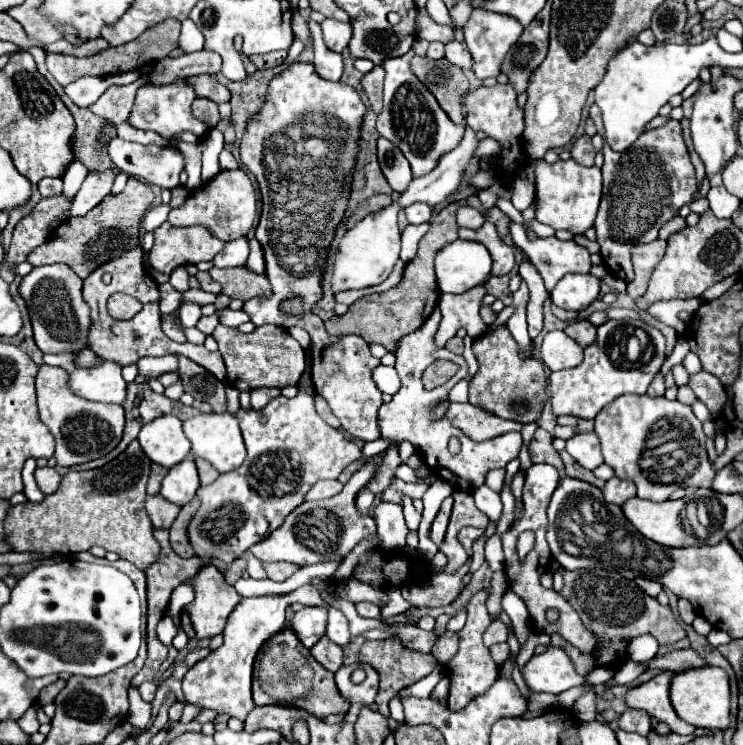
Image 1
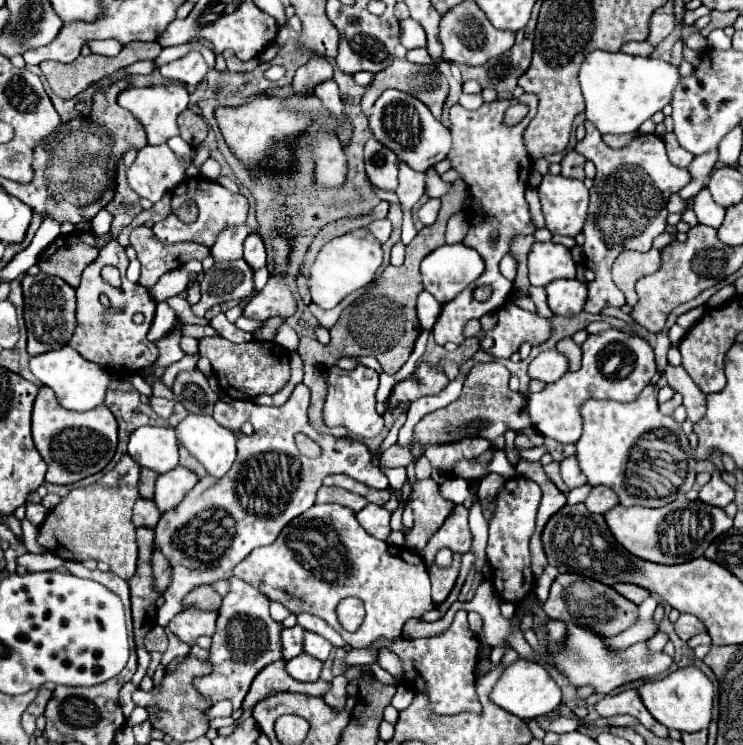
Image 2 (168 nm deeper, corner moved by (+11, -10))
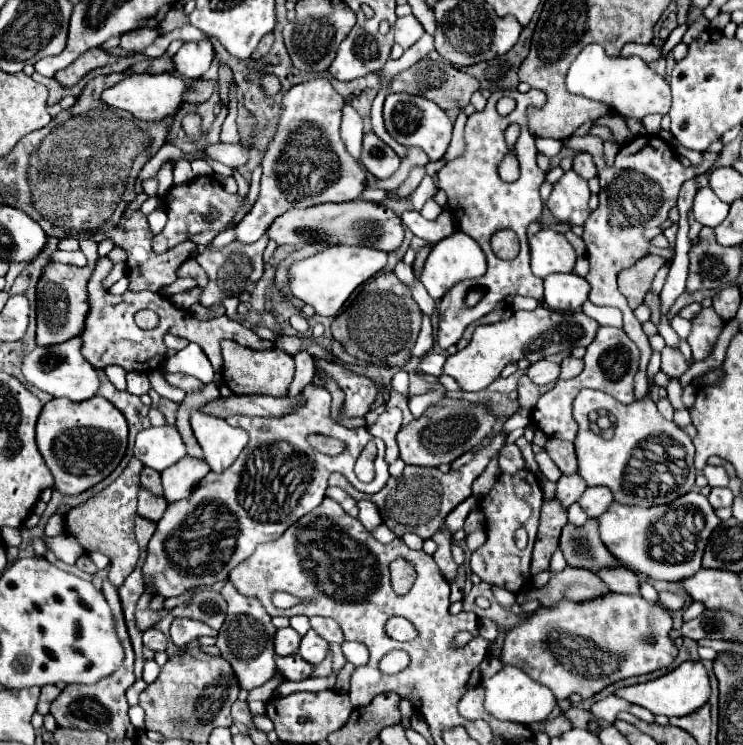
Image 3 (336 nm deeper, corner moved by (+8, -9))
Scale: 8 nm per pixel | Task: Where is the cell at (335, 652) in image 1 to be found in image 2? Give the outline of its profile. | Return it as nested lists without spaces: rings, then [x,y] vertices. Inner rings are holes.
[[[298,654],[296,658],[286,662],[286,672],[300,682],[316,682],[320,678],[322,662],[316,658],[308,658],[308,654]]]

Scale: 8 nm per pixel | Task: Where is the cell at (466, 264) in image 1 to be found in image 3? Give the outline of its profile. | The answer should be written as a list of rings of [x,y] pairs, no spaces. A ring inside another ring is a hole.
[[[455,231],[453,235],[449,235],[447,239],[441,239],[429,253],[423,273],[421,273],[421,283],[425,285],[425,289],[429,291],[429,295],[433,299],[441,299],[447,289],[451,289],[451,285],[465,281],[465,279],[475,279],[481,277],[487,269],[487,261],[485,261],[485,253],[481,251],[481,247],[463,231]]]

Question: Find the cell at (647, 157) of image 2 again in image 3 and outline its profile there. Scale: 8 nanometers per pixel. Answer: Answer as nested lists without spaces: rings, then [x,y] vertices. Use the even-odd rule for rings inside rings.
[[[585,135],[585,137],[569,137],[563,141],[565,147],[573,147],[575,151],[589,153],[597,165],[599,171],[599,181],[601,181],[601,191],[599,191],[599,207],[589,215],[585,221],[585,233],[583,241],[587,245],[587,259],[591,263],[591,269],[587,273],[587,281],[591,285],[589,301],[593,305],[607,305],[607,307],[617,307],[623,313],[623,331],[627,337],[641,349],[641,365],[639,373],[635,375],[635,399],[641,399],[647,393],[647,363],[651,357],[651,347],[647,341],[647,335],[641,329],[641,323],[635,319],[633,309],[627,305],[627,299],[619,293],[617,289],[617,273],[623,267],[633,265],[639,257],[649,253],[651,241],[645,239],[645,231],[651,227],[659,227],[665,219],[671,207],[677,205],[677,195],[685,179],[691,179],[699,173],[705,173],[719,157],[719,153],[705,153],[705,161],[701,167],[683,167],[679,163],[679,157],[675,151],[669,147],[667,141],[663,141],[657,135],[639,135],[631,143],[623,145],[613,161],[613,165],[605,163],[603,155],[603,139],[597,135]]]

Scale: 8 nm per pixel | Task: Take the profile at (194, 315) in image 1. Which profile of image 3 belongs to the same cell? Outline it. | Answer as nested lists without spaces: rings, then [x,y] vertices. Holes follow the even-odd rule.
[[[189,343],[185,349],[177,351],[177,355],[167,357],[165,365],[161,365],[165,373],[185,373],[193,375],[203,383],[211,383],[213,367],[197,343]]]

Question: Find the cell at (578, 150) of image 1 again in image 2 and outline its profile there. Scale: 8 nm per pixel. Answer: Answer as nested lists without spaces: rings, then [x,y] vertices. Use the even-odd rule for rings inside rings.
[[[576,150],[568,152],[564,156],[564,160],[560,162],[562,164],[562,174],[568,176],[568,178],[584,180],[584,162],[586,162],[586,158],[582,154],[578,154]]]

